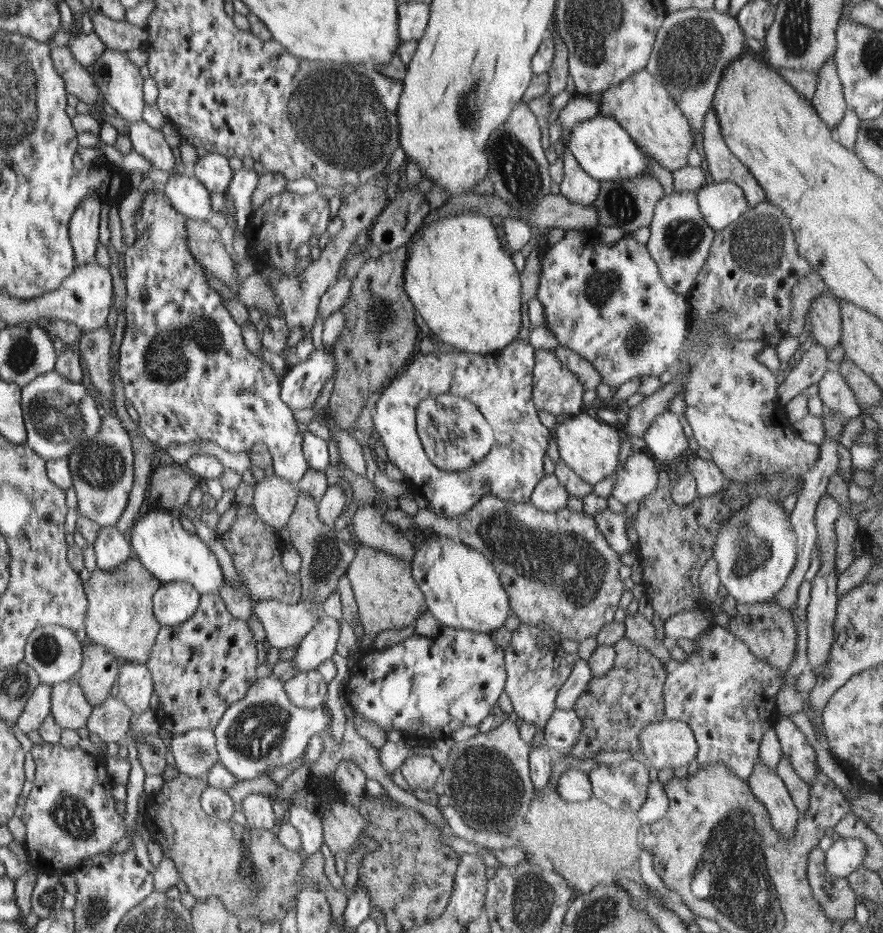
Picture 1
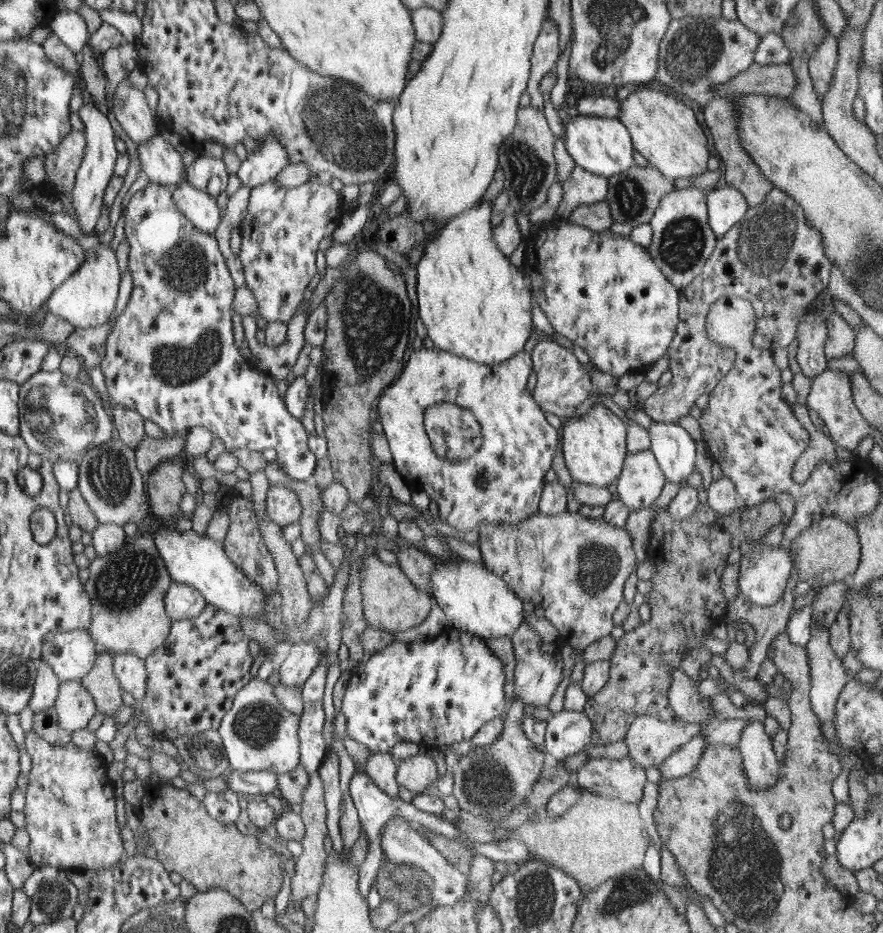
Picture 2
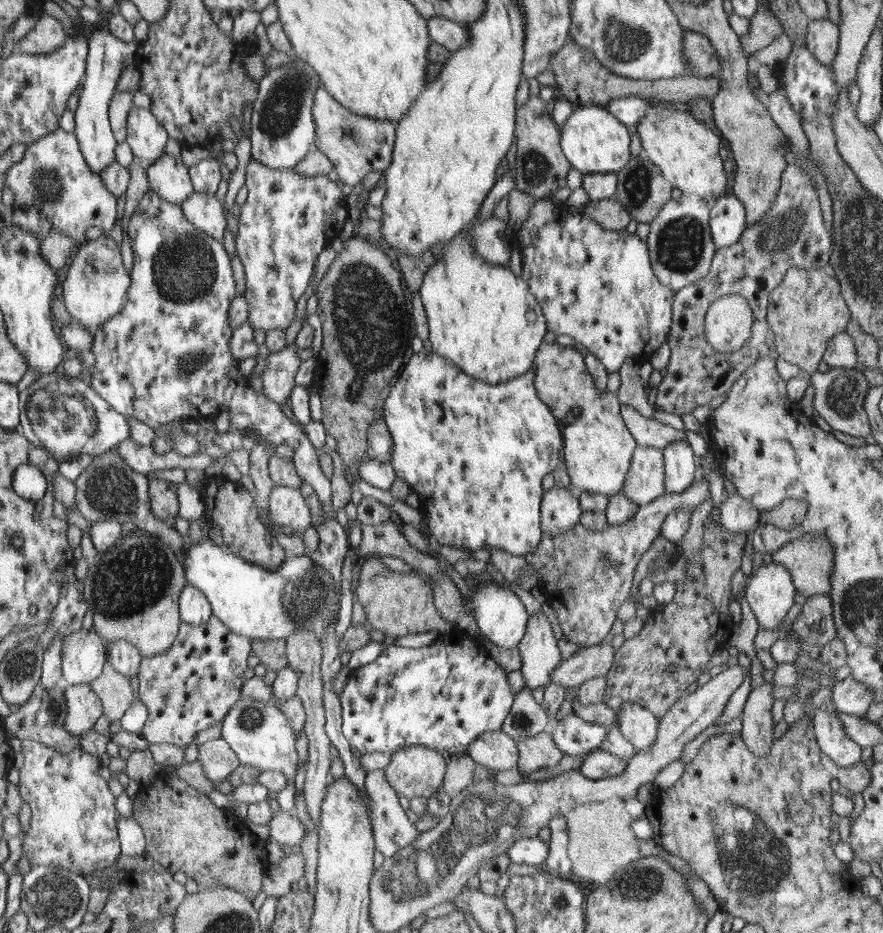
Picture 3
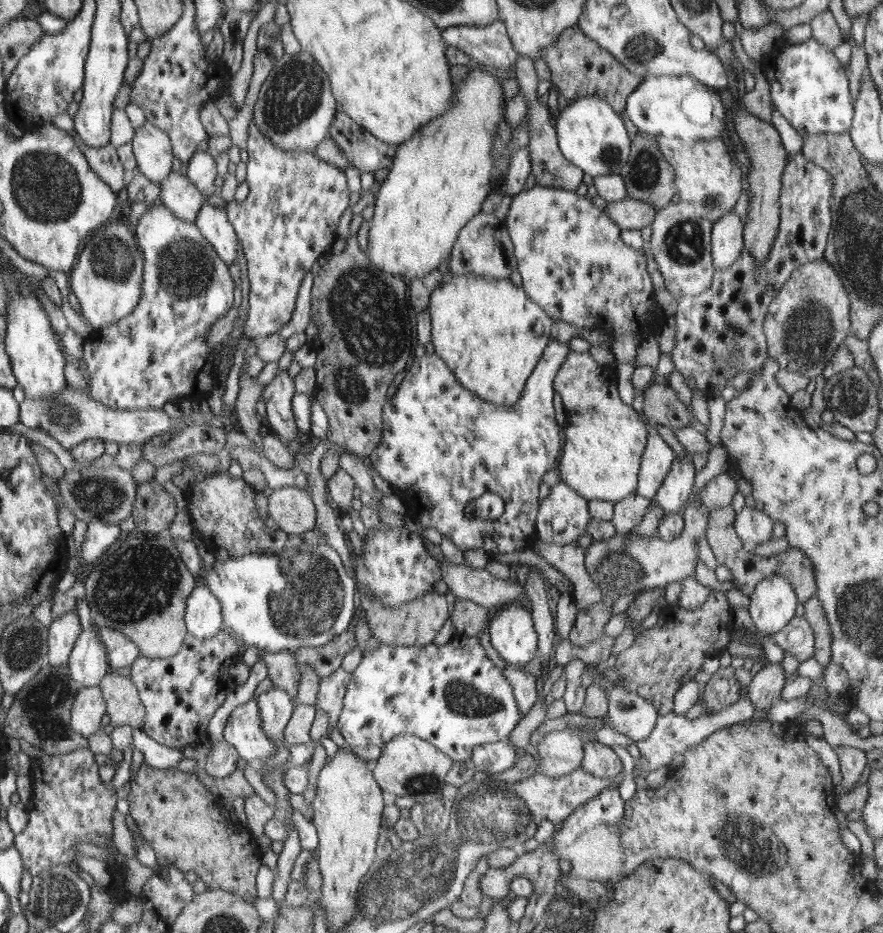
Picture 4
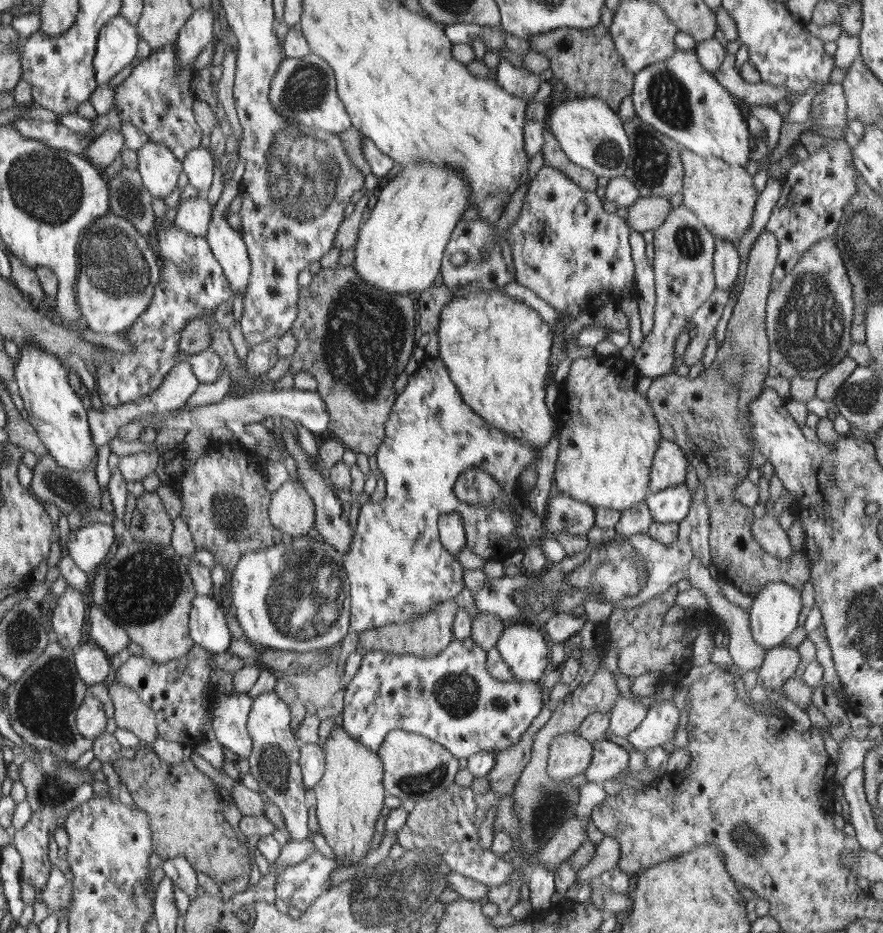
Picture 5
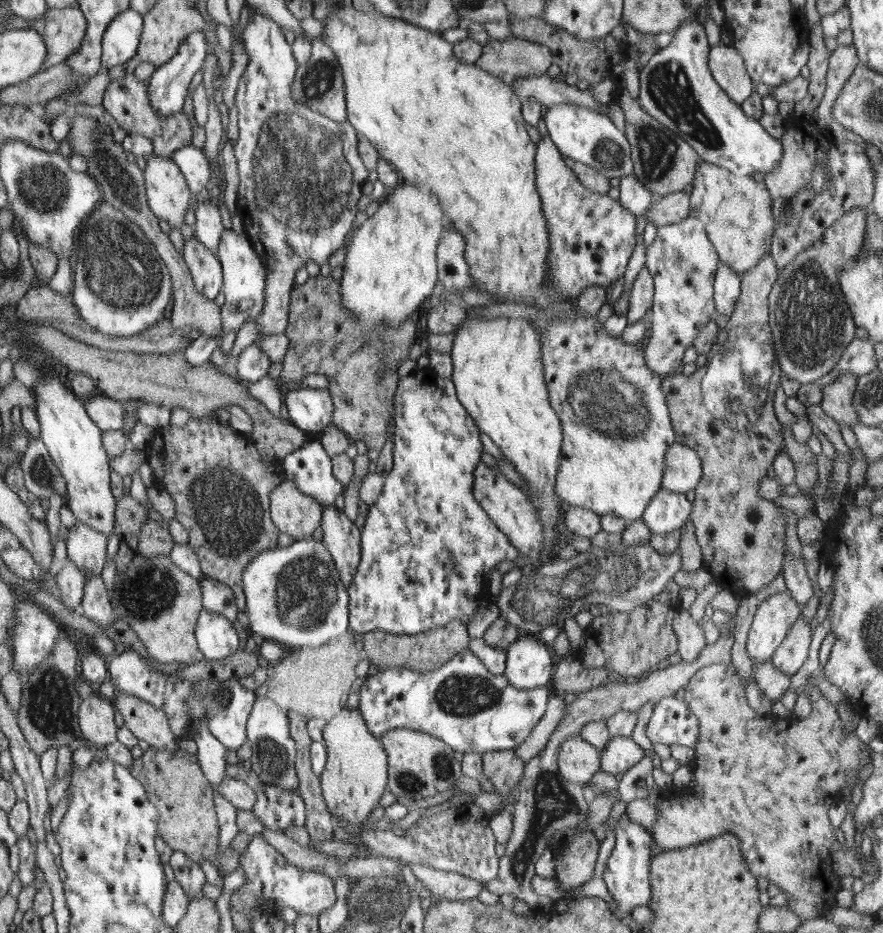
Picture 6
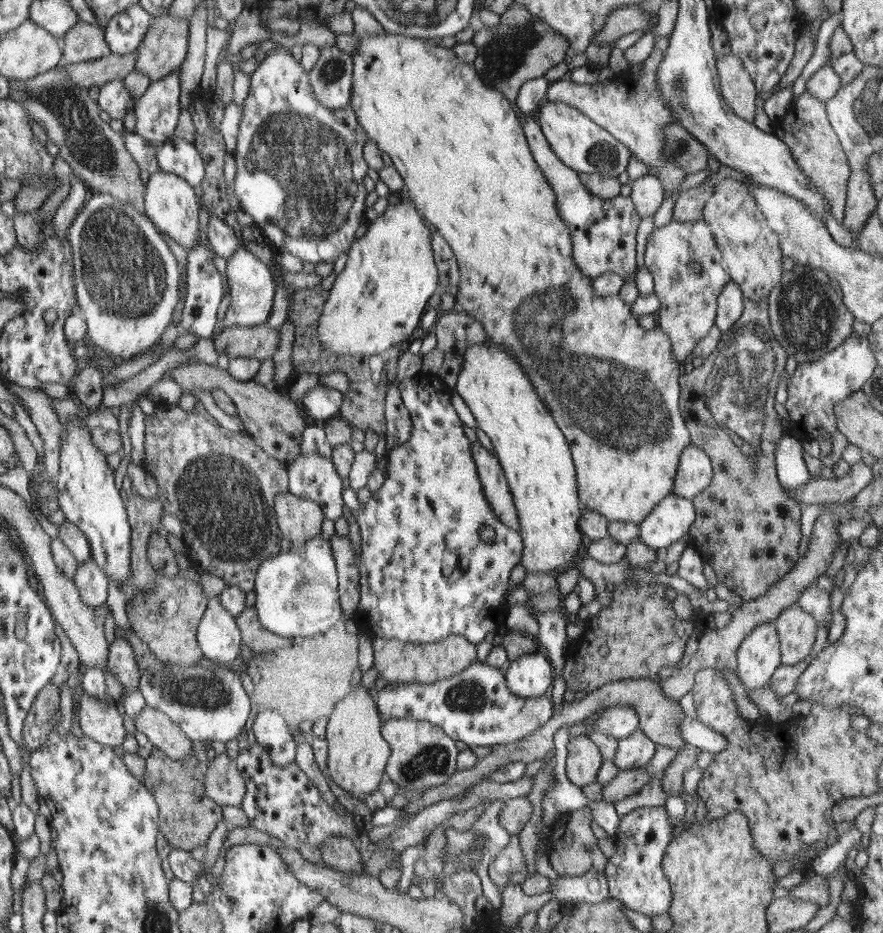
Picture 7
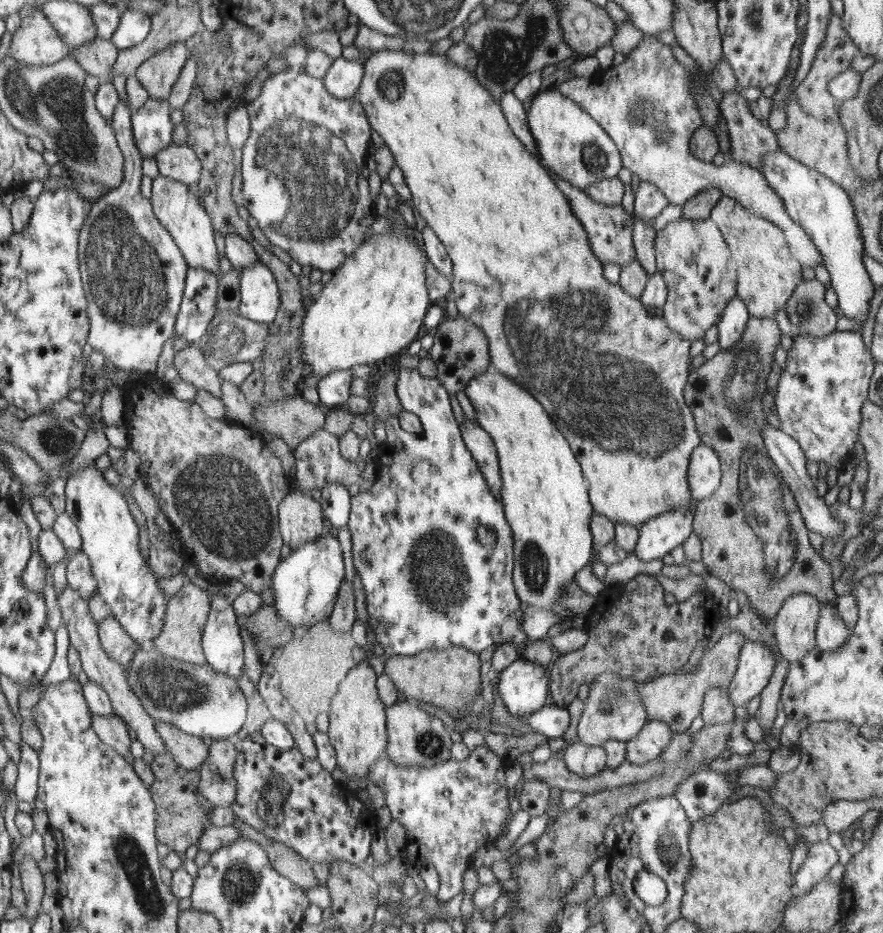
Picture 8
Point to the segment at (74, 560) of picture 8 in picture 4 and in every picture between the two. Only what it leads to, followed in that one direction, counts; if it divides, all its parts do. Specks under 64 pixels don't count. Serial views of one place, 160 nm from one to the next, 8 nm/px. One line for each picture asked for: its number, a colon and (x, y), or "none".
4: (123, 652)
5: (106, 634)
6: (96, 602)
7: (91, 580)

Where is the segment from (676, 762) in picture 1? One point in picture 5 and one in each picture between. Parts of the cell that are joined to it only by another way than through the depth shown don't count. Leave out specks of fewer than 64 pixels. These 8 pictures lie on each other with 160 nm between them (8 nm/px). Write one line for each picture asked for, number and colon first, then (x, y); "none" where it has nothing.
2: (650, 740)
3: (637, 724)
4: (628, 713)
5: (626, 714)

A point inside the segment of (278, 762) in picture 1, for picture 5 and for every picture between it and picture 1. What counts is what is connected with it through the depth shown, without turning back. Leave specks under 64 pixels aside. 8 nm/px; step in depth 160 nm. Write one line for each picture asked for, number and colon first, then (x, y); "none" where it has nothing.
2: (258, 733)
3: (260, 735)
4: (243, 730)
5: (230, 712)

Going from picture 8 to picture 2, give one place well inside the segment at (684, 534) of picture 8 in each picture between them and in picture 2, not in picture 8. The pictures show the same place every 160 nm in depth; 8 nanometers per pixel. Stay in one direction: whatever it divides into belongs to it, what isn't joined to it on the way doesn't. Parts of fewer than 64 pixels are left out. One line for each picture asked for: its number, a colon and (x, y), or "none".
2: (674, 449)
3: (680, 462)
4: (678, 485)
5: (672, 504)
6: (668, 511)
7: (672, 518)

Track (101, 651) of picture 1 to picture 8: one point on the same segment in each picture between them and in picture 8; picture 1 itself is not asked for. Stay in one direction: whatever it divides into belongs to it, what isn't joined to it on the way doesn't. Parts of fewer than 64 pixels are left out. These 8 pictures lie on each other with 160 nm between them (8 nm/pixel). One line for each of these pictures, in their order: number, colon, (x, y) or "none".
2: (101, 681)
3: (117, 694)
4: (125, 706)
5: (132, 713)
6: (148, 723)
7: (162, 732)
8: (190, 751)

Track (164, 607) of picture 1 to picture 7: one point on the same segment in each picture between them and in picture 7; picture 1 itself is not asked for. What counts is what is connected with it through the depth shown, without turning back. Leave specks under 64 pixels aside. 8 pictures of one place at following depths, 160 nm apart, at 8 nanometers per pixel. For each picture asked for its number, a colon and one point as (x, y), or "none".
2: (182, 601)
3: (195, 609)
4: (203, 615)
5: (207, 625)
6: (217, 637)
7: (219, 636)

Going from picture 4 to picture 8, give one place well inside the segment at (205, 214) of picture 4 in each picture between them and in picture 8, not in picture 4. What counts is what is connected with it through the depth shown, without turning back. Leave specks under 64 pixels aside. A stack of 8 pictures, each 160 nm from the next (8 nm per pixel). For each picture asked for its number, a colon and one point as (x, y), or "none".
5: (229, 246)
6: (245, 287)
7: (253, 288)
8: (260, 298)

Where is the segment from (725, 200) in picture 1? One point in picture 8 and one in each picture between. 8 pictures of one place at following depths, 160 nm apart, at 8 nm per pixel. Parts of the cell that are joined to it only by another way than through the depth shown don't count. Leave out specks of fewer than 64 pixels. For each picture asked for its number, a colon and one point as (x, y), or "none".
2: (726, 206)
3: (727, 221)
4: (727, 244)
5: (726, 261)
6: (727, 284)
7: (730, 306)
8: (730, 328)

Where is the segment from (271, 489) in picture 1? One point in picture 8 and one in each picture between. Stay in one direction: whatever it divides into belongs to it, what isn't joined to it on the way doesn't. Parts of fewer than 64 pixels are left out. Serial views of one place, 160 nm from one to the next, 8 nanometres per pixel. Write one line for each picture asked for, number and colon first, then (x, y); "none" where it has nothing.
2: (282, 505)
3: (287, 507)
4: (291, 508)
5: (291, 509)
6: (295, 513)
7: (300, 519)
8: (301, 516)

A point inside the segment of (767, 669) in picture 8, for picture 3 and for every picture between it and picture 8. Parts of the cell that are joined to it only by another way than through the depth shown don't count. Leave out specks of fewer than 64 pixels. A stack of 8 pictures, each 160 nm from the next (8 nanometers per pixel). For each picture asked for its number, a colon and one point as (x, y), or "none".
3: (770, 593)
4: (772, 605)
5: (773, 616)
6: (772, 620)
7: (758, 657)

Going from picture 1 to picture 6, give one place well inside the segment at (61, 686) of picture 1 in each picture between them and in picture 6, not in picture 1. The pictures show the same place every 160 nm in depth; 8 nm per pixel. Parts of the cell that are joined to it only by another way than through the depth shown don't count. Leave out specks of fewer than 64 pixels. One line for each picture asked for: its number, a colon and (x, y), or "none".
2: (75, 706)
3: (83, 705)
4: (88, 708)
5: (91, 721)
6: (96, 716)

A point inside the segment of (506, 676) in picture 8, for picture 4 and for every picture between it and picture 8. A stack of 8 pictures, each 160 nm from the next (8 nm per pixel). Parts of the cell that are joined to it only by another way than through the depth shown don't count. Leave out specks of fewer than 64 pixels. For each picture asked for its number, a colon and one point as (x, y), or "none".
4: (512, 631)
5: (524, 650)
6: (528, 665)
7: (529, 676)

